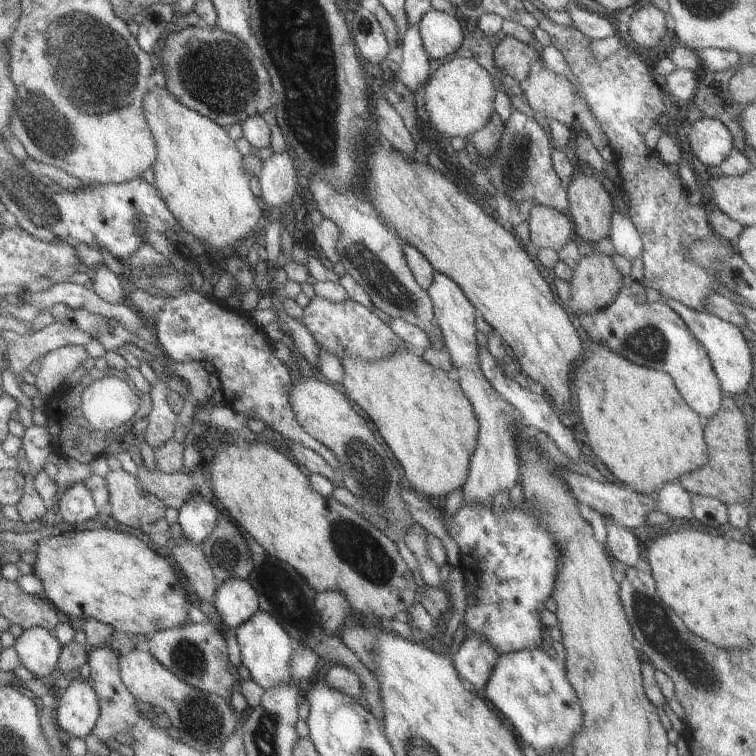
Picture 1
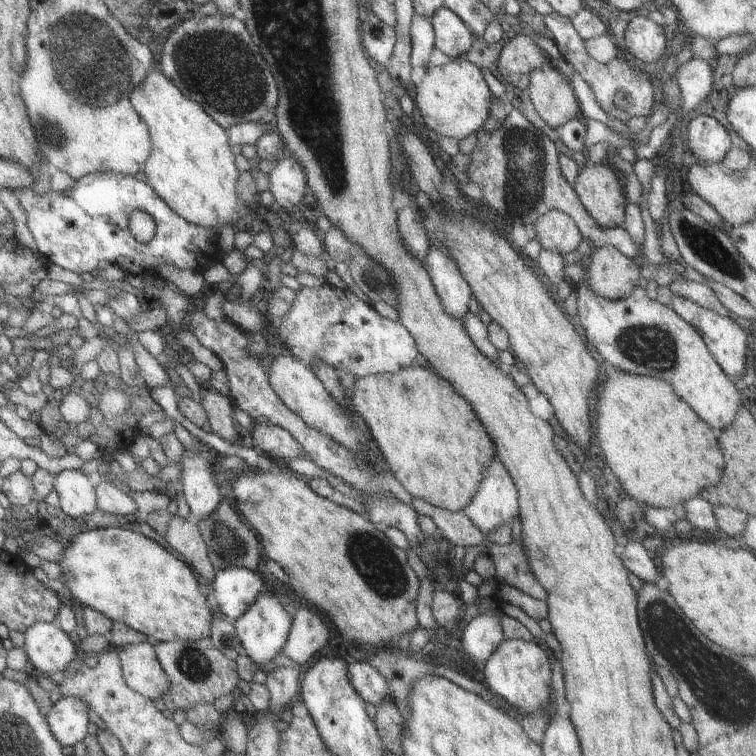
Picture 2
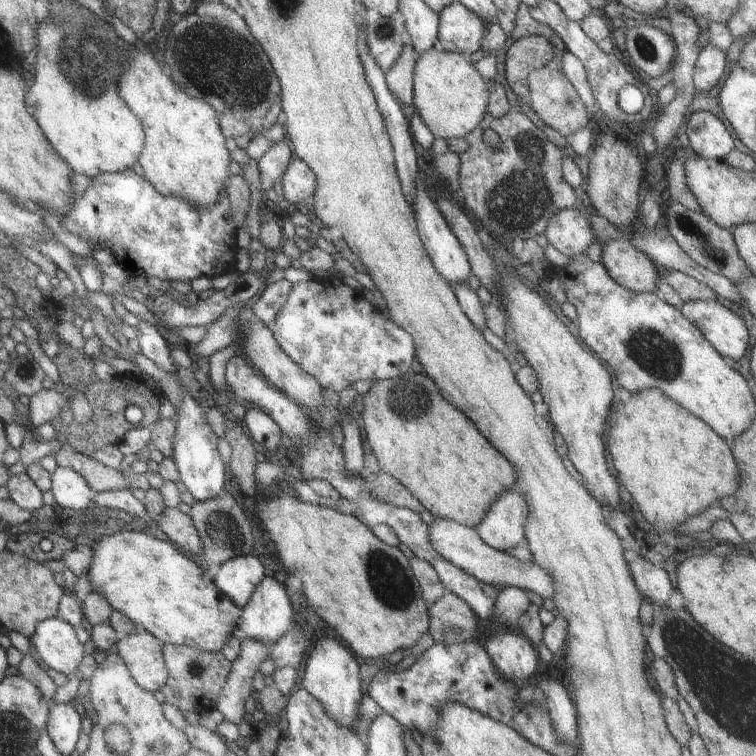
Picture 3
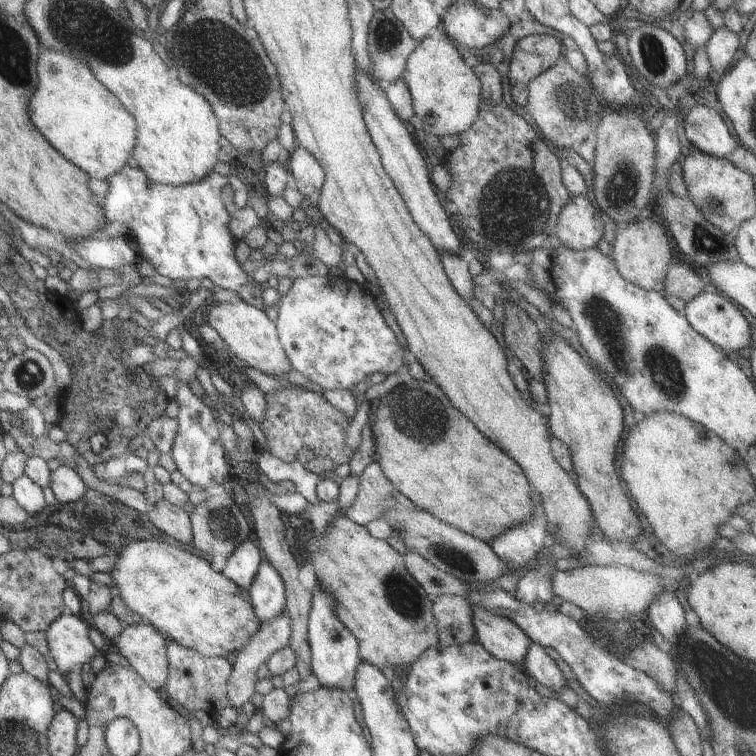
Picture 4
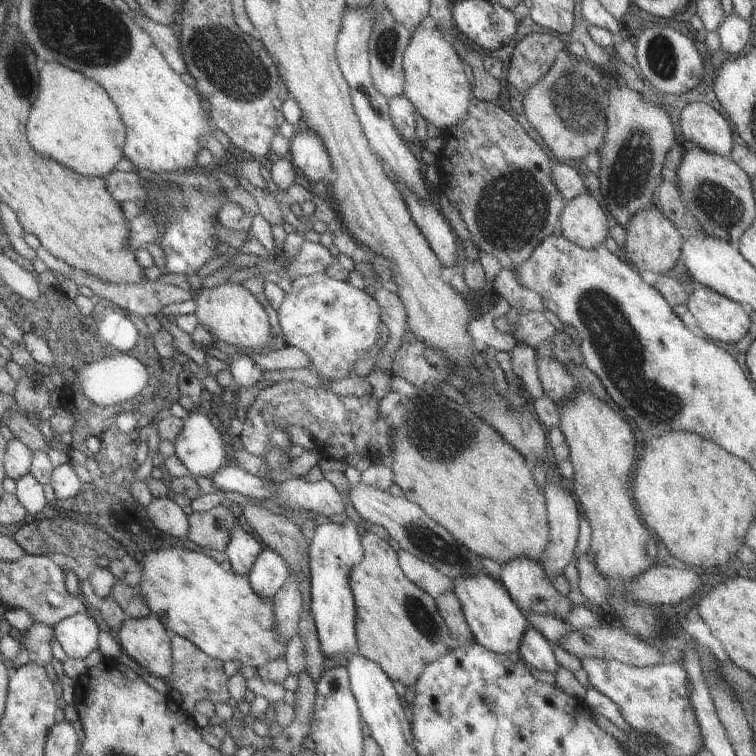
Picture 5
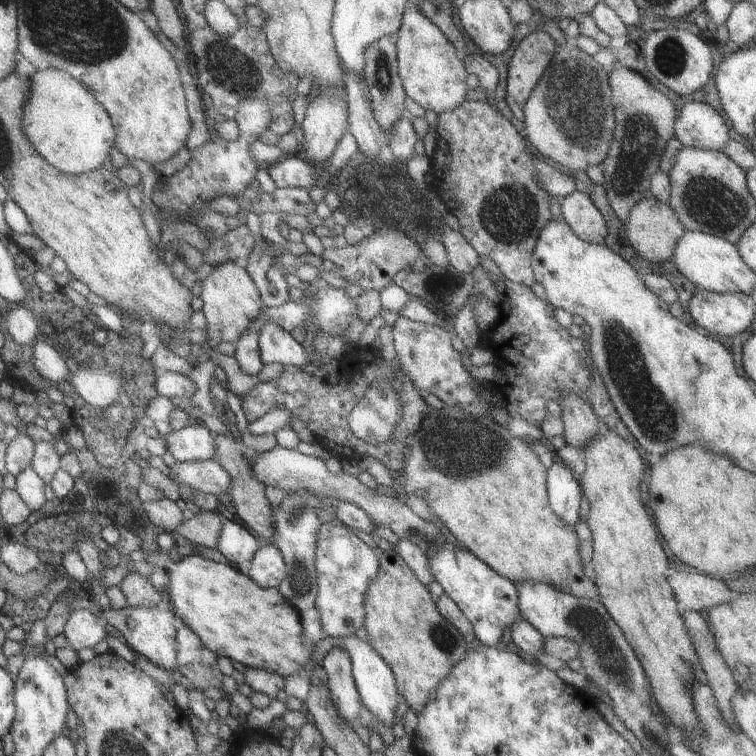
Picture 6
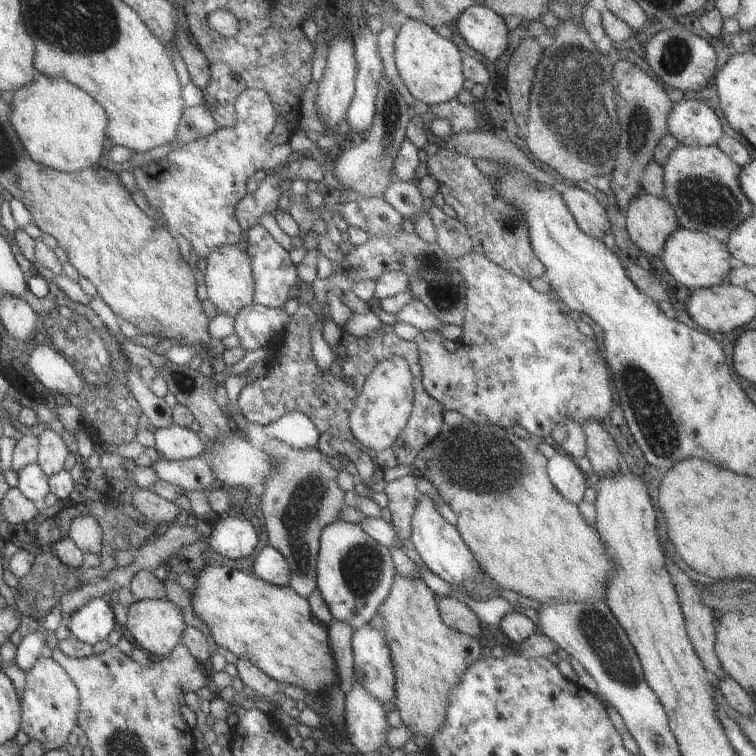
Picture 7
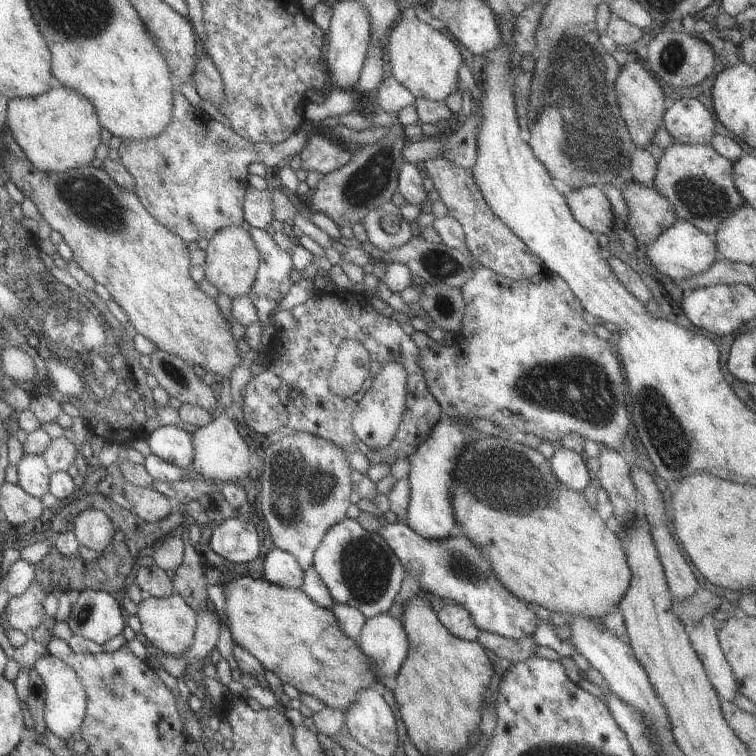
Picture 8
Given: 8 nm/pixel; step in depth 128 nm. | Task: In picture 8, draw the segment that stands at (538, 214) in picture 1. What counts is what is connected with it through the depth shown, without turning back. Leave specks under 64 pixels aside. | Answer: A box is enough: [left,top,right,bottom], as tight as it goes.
[564,185,615,235]

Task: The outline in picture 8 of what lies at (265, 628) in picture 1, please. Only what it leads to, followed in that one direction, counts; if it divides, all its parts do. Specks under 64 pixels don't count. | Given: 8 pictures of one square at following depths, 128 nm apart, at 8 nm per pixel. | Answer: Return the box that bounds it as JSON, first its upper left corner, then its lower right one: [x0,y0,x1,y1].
[262,547,304,590]

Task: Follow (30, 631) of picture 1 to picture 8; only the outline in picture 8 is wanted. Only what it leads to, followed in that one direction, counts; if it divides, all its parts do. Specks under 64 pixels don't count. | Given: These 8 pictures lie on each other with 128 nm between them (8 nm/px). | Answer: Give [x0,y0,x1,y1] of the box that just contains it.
[64,589,126,645]

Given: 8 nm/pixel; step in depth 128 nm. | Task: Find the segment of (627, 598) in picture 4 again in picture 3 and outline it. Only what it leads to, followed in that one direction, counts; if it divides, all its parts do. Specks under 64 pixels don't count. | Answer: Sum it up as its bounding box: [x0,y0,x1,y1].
[426,519,554,598]

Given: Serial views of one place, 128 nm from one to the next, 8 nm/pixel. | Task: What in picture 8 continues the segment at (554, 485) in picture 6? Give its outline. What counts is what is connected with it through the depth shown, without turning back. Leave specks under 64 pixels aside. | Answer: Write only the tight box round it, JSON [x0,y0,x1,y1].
[548,446,593,492]

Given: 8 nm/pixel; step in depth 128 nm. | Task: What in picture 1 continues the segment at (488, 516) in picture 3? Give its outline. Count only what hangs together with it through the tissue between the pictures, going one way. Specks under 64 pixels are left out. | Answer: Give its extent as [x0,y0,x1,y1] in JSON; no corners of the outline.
[426,271,518,505]

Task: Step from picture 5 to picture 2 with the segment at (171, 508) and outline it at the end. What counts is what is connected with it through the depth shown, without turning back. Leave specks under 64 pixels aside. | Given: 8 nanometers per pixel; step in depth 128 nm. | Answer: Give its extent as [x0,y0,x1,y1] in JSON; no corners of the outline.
[163,516,215,581]

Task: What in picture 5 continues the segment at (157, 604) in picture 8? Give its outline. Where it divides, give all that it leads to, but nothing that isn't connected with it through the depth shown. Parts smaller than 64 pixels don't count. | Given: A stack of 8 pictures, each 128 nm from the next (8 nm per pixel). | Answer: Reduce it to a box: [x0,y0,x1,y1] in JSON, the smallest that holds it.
[114,614,174,681]

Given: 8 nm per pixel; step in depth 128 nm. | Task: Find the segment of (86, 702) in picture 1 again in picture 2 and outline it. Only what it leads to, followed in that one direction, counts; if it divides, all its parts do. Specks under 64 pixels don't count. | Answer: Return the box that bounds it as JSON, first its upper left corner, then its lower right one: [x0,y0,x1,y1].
[46,694,87,749]

